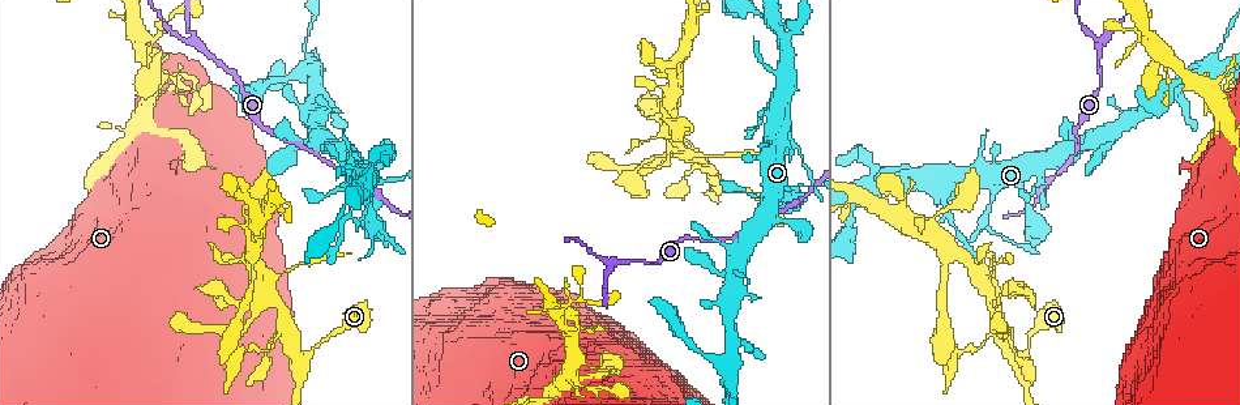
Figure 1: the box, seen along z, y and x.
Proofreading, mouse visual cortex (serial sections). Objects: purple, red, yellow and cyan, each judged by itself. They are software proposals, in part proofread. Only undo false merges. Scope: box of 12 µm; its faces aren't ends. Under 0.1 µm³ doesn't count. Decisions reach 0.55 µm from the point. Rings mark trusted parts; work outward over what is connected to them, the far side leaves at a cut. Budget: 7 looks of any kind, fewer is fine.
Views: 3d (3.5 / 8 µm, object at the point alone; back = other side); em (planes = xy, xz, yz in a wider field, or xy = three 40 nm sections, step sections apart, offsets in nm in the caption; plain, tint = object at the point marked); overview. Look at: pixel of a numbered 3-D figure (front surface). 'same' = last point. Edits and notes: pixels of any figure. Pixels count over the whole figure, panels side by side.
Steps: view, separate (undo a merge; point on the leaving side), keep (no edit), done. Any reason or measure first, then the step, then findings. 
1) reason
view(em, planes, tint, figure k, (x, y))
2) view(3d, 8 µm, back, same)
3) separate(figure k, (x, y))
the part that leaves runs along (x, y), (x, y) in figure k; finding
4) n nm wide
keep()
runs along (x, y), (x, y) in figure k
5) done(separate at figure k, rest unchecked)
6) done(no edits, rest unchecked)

thin arm on a thick one
view(3d, 3.5 µm, figure 1, (697, 167))

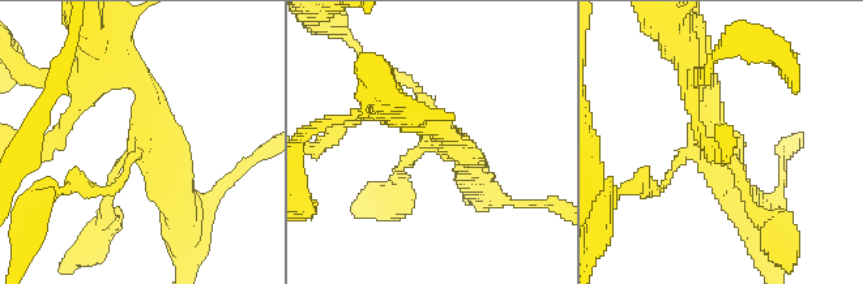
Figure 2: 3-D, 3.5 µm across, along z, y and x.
4 arms; arms of 100, 150, 300, 400 nm; shape alone is not enough
view(em, xy, step 2, tint, figure 2, (146, 141))

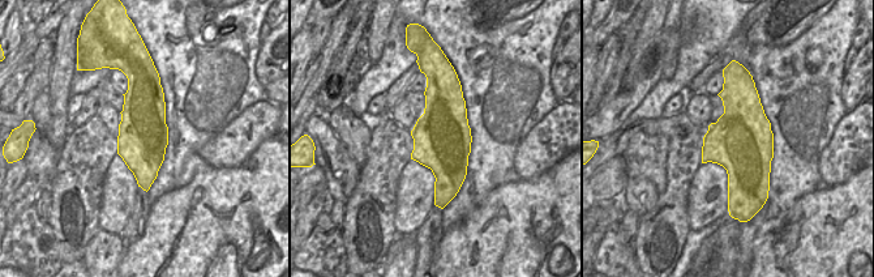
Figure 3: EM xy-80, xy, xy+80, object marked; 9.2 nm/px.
550 nm wide
keep()
runs along (183, 210), (119, 61) in figure 2; continuous, no second cell

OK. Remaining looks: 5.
abrupt turn
view(3d, 3.5 µm, back, figure 1, (859, 197))

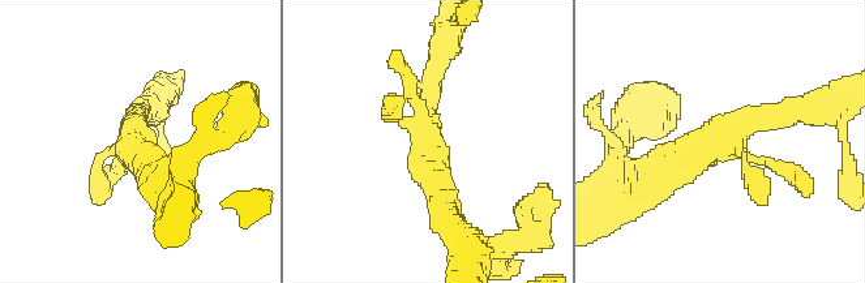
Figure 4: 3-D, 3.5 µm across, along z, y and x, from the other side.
need the tissue
view(em, planes, tint, figure 4, (426, 138))

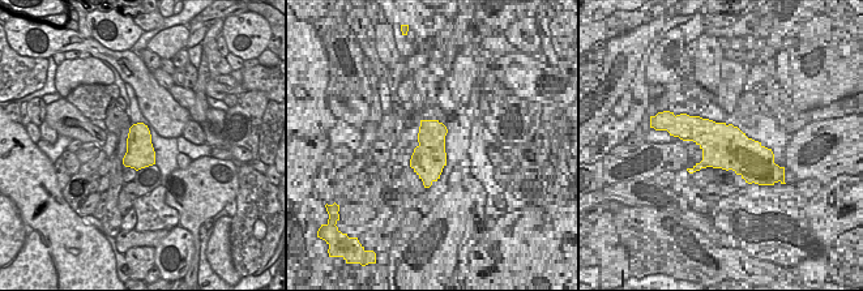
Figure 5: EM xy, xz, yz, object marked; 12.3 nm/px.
view(em, xy, step 1, tint, same)

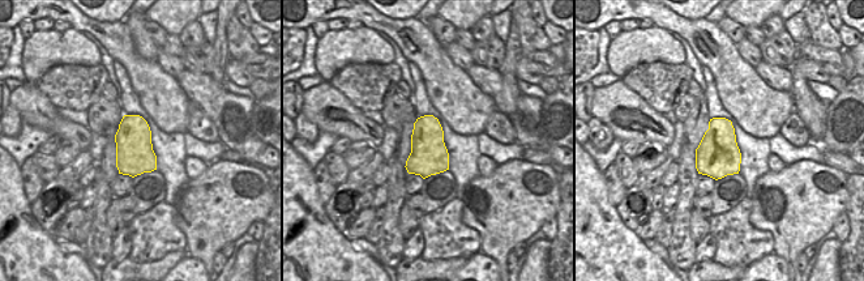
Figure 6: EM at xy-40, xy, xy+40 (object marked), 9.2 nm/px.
keep()
runs along (651, 172), (765, 112), (788, 120) in figure 4; all the same cell

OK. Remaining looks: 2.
arms part here
view(3d, 3.5 µm, figure 1, (192, 43))

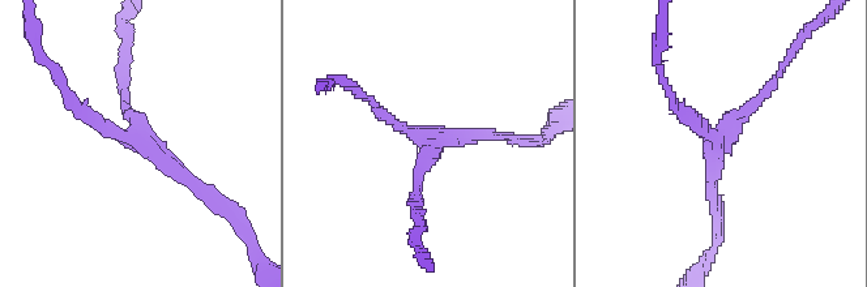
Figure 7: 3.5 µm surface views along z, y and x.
3 arms; arms of 150, 150, 150 nm; shape alone is not enough
view(em, xy, step 2, tint, figure 7, (140, 144))

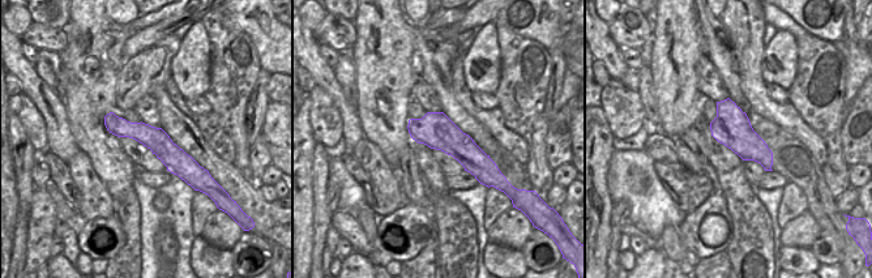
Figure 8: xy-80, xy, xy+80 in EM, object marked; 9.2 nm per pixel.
340 nm wide
keep()
runs along (208, 197), (76, 106) in figure 7; continuous, no second cell

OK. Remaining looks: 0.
done(no edits, rest unchecked)

